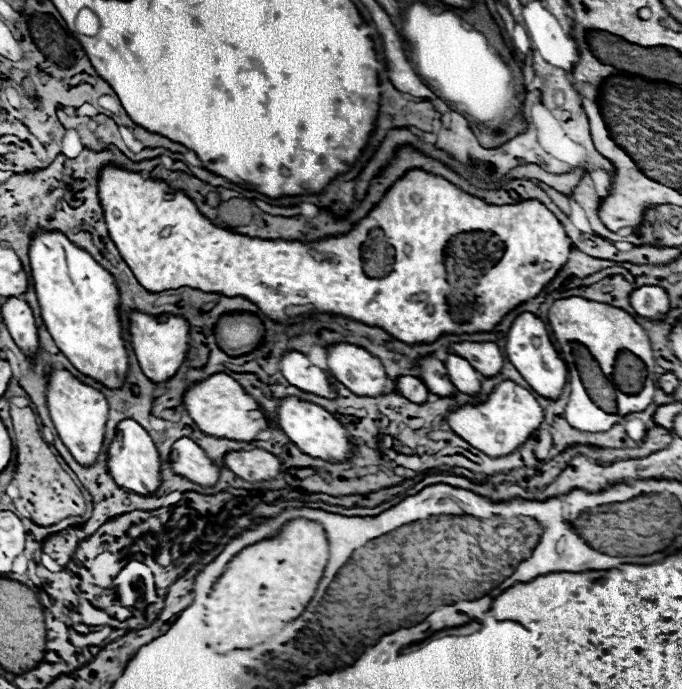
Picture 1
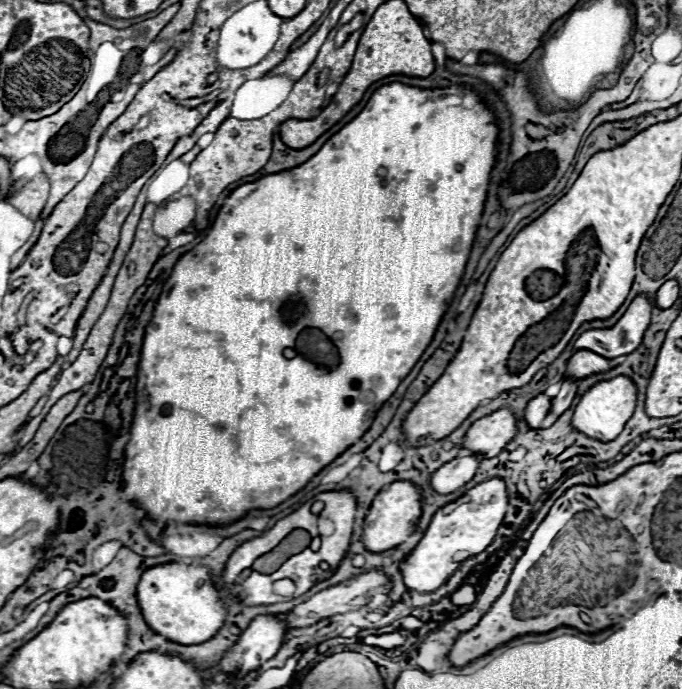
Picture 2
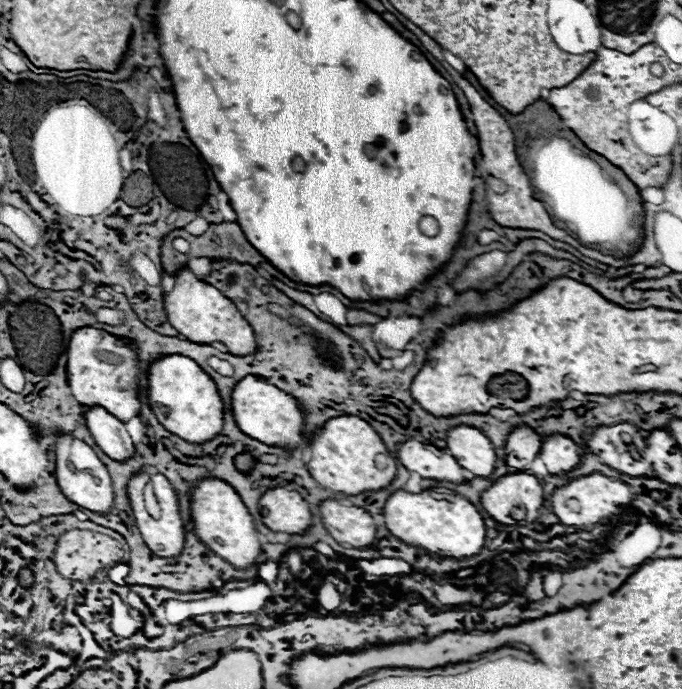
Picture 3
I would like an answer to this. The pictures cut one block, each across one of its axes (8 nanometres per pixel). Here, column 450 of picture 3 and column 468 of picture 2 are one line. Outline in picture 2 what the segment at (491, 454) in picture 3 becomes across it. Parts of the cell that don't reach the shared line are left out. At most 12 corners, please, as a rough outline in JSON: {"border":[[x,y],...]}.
{"border":[[512,410],[476,420],[462,450],[494,458],[516,434]]}

